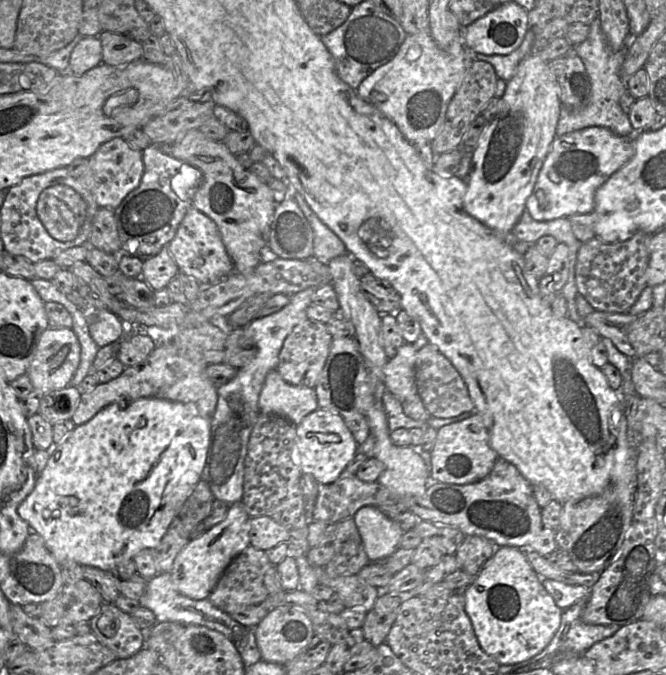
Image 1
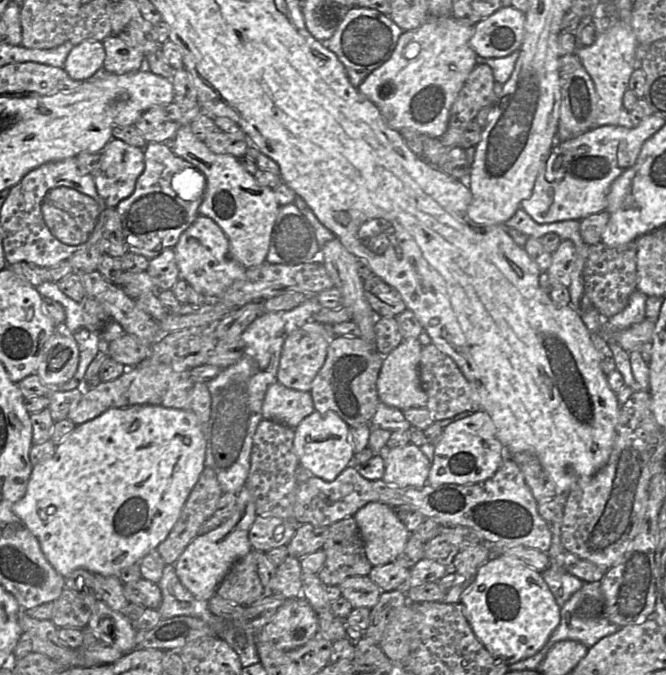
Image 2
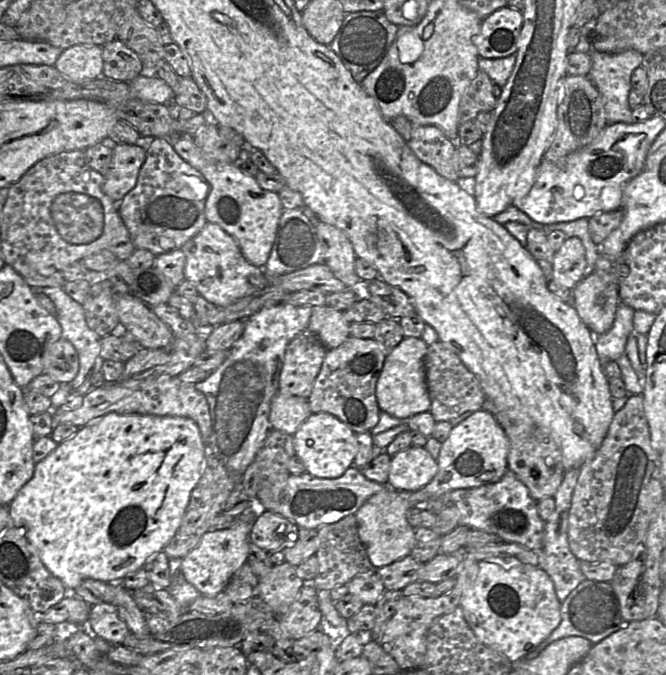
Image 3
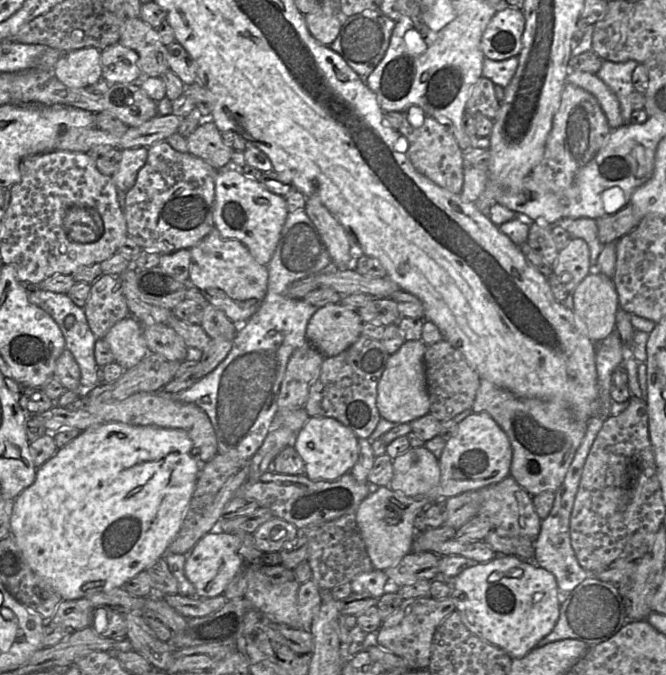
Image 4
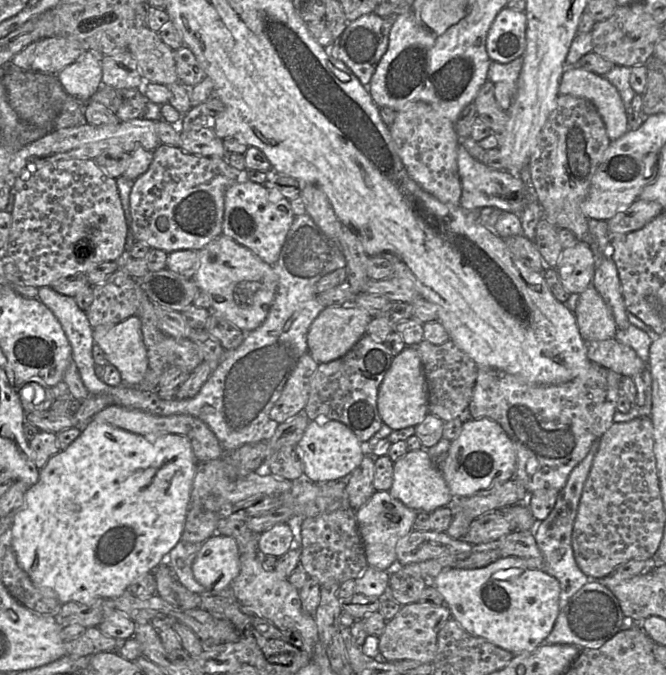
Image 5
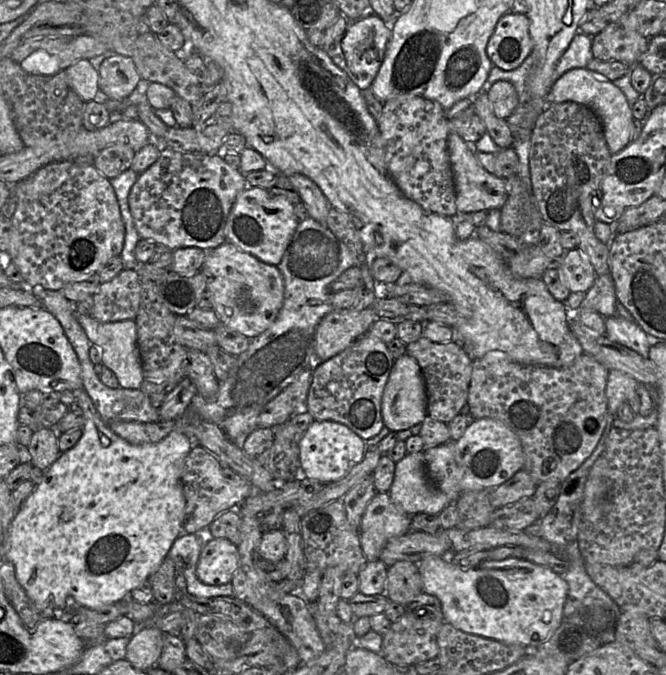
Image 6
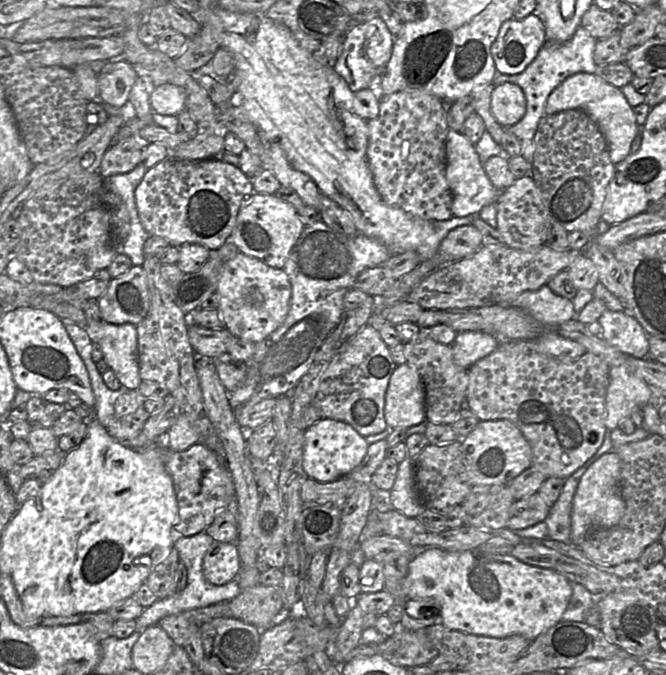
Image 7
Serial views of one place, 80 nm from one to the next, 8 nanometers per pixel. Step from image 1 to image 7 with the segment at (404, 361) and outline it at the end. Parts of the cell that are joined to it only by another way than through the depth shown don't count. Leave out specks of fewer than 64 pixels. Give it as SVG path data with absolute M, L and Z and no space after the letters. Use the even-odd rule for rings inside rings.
M408 362L397 365L385 395L384 417L390 428L408 428L426 420L424 385Z

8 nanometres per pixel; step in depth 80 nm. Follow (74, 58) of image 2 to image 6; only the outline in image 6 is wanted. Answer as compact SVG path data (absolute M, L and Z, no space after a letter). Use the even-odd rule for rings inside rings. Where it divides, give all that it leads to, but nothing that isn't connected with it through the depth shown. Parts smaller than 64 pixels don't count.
M80 60L64 70L73 90L87 103L94 101L99 88L99 71L90 60Z

